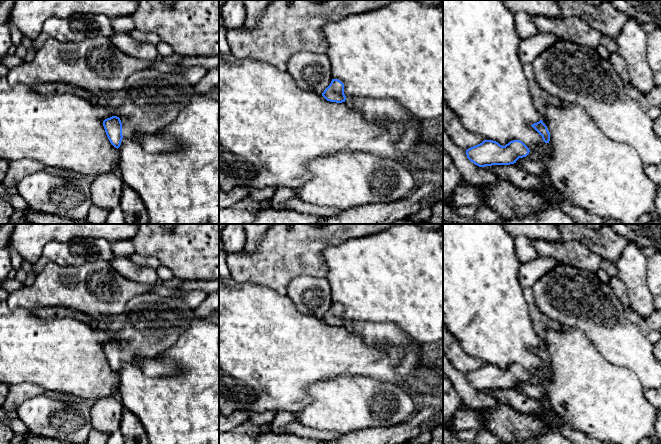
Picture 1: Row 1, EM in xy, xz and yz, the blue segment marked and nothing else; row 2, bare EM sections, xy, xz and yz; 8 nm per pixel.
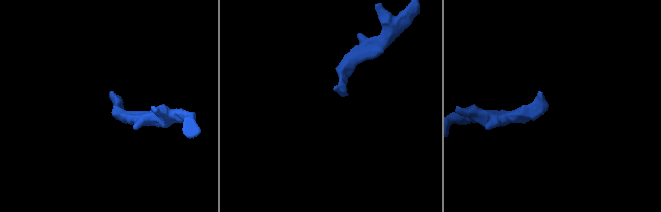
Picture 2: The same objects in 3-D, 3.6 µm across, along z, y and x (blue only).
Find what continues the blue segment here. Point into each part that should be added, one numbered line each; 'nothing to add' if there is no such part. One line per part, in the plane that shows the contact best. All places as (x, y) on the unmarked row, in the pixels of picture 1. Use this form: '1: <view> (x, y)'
1: xy (150, 324)

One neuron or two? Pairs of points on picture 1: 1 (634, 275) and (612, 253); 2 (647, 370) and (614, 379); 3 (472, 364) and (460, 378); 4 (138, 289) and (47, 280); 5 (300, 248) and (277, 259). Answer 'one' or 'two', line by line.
1: two
2: two
3: two
4: one
5: one

